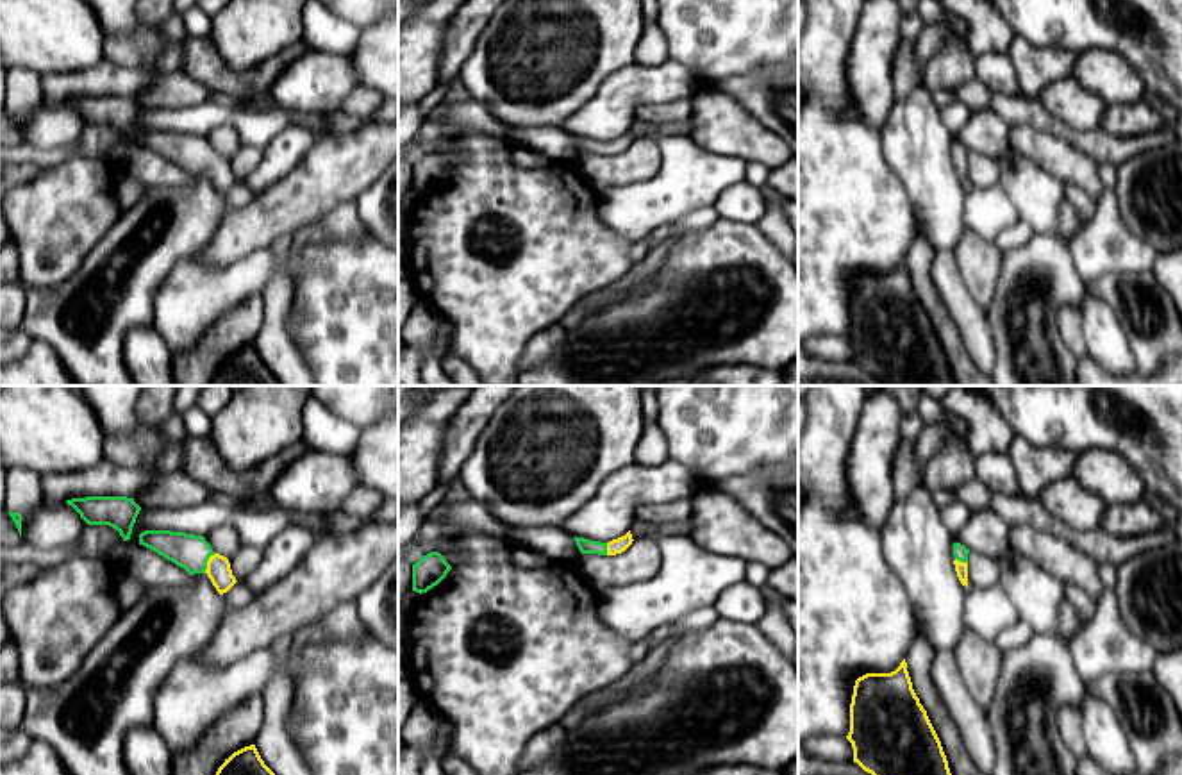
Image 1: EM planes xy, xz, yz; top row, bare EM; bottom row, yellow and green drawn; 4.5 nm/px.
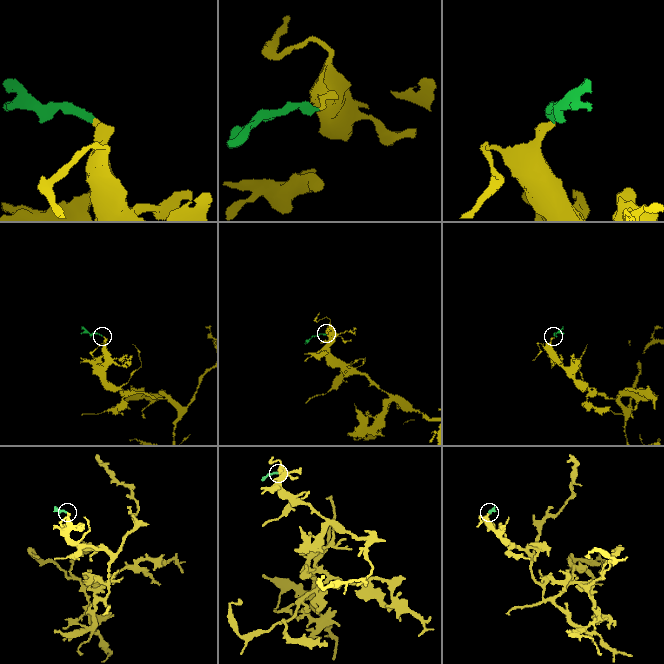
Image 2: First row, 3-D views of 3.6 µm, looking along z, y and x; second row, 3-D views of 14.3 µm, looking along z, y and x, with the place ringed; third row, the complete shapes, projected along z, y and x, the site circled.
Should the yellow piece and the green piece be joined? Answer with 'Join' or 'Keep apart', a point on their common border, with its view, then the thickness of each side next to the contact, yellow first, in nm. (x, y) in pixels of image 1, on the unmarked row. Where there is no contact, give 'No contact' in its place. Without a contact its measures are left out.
Join. Touches yellow at xy (208, 163). Thickness 110 nm (yellow) against 160 nm

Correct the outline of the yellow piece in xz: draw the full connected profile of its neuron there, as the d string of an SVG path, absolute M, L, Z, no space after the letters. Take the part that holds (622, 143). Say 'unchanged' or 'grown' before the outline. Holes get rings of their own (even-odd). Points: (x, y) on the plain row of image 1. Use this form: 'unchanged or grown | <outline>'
grown | M628 130L625 136L612 139L609 143L589 141L589 139L577 138L577 136L575 136L575 141L577 141L580 154L616 155L616 154L625 152L632 145L634 139Z

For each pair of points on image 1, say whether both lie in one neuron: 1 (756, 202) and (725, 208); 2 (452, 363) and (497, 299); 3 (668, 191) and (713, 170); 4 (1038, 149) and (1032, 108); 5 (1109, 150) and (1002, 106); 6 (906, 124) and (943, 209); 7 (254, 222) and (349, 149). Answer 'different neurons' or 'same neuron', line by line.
1: same neuron
2: different neurons
3: same neuron
4: different neurons
5: same neuron
6: same neuron
7: same neuron

